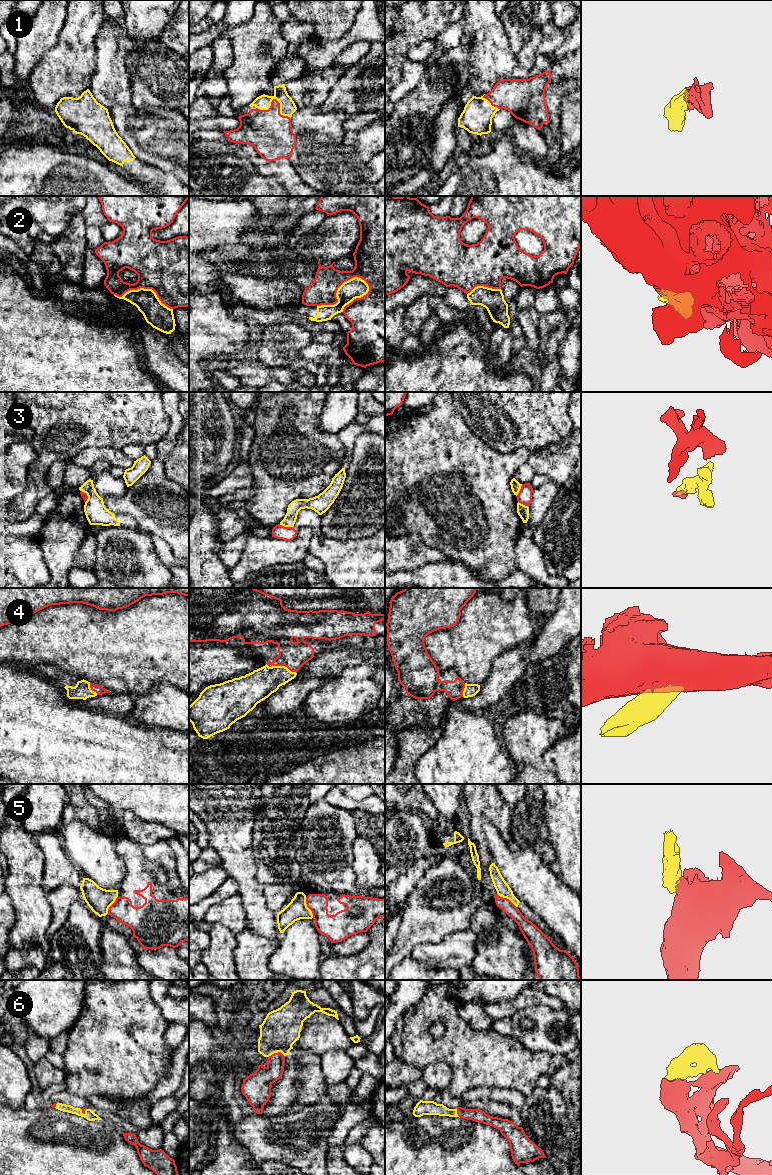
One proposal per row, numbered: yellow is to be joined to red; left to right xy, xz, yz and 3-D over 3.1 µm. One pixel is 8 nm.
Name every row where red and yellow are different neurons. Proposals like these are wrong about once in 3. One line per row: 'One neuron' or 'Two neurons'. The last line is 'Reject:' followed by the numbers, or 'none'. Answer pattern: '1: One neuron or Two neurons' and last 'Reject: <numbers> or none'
1: One neuron
2: Two neurons
3: Two neurons
4: Two neurons
5: Two neurons
6: One neuron
Reject: 2, 3, 4, 5

